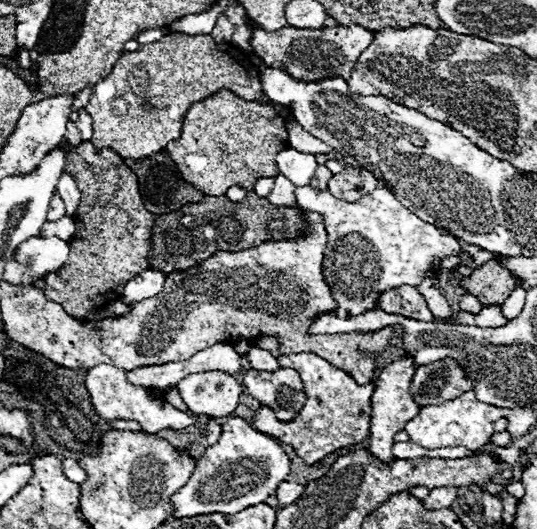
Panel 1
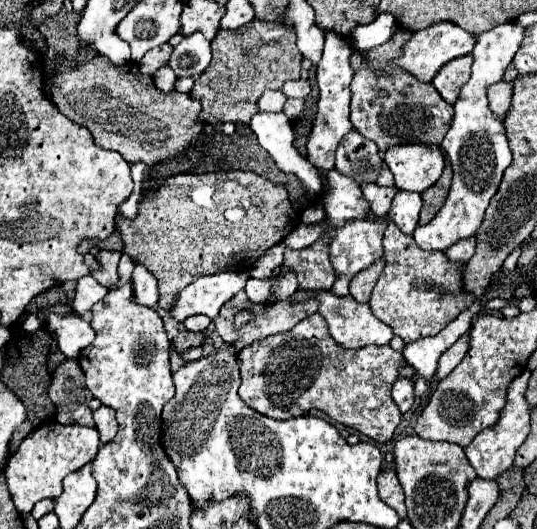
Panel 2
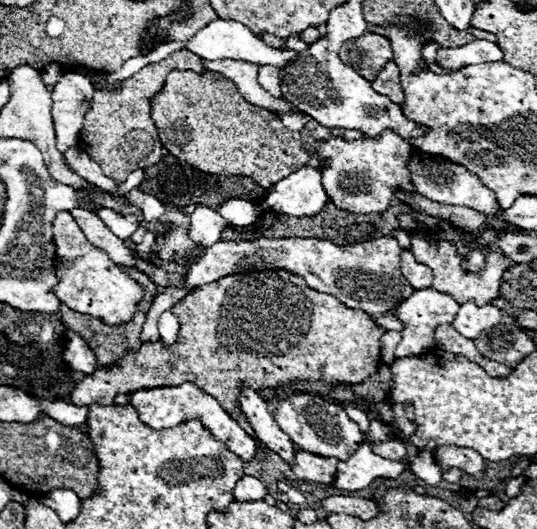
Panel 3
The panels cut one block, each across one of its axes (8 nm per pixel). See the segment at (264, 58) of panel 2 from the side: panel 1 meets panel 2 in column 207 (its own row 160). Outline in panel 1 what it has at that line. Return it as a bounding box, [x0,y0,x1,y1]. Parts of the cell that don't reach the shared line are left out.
[44,142,154,320]

